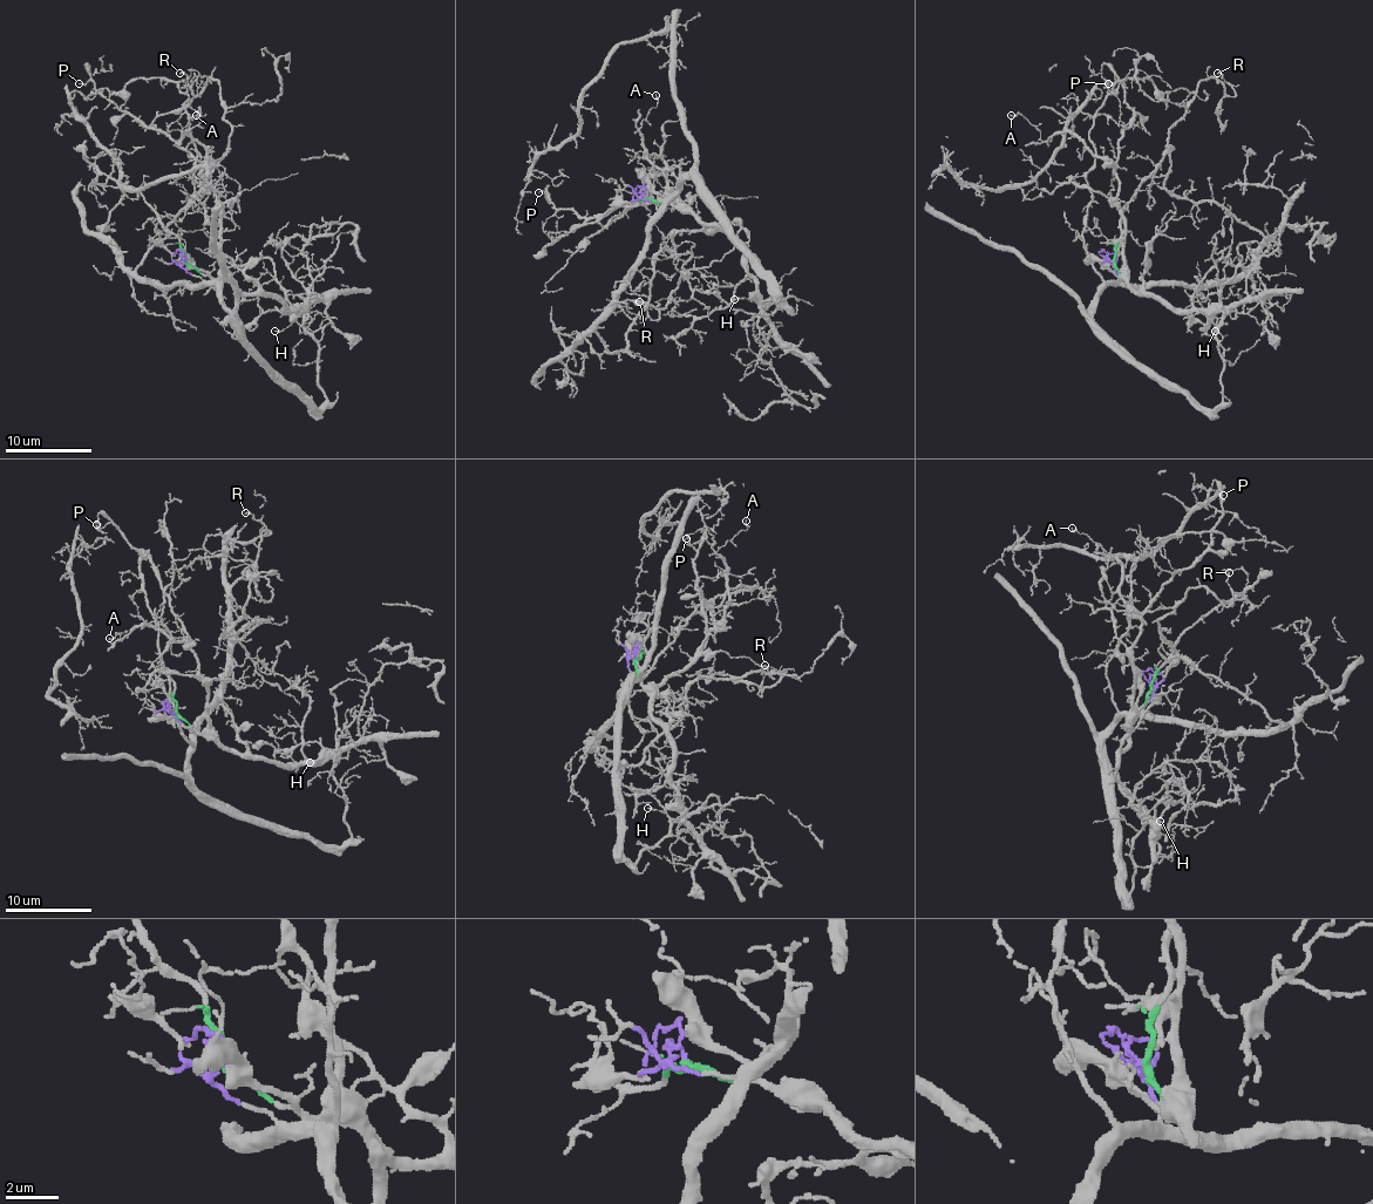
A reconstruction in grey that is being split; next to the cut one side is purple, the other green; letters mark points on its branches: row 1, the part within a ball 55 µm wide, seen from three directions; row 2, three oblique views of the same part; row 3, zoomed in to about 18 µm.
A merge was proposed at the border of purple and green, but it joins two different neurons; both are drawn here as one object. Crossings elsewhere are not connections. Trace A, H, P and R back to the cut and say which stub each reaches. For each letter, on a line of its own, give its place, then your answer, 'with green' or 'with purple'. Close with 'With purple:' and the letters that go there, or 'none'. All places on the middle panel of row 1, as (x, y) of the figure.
A: (656, 95) | with green
H: (734, 299) | with green
P: (538, 192) | with green
R: (639, 301) | with purple
With purple: R

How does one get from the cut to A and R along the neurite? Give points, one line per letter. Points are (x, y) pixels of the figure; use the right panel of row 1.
A: (1114, 260), (1120, 278), (1116, 170), (1073, 134), (1045, 140), (1021, 114), (1011, 114)
R: (1112, 260), (1130, 284), (1232, 284), (1269, 250), (1166, 188), (1169, 129), (1202, 80), (1236, 95), (1217, 73)

